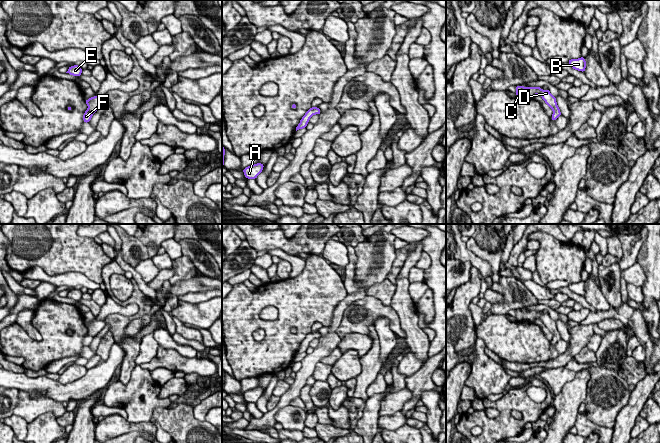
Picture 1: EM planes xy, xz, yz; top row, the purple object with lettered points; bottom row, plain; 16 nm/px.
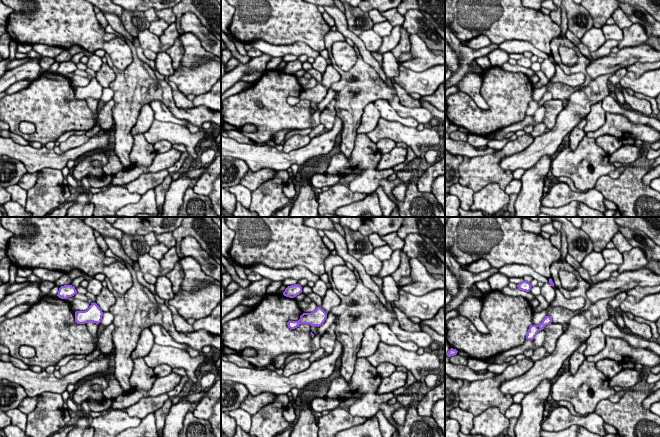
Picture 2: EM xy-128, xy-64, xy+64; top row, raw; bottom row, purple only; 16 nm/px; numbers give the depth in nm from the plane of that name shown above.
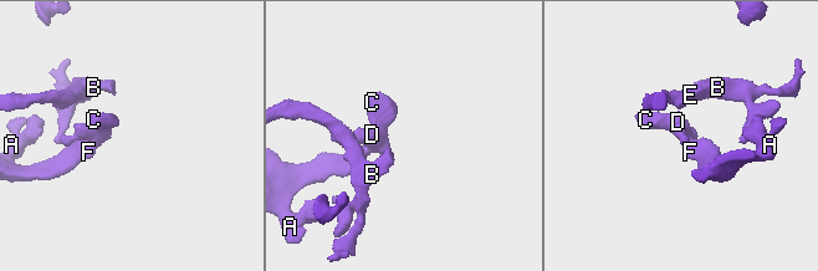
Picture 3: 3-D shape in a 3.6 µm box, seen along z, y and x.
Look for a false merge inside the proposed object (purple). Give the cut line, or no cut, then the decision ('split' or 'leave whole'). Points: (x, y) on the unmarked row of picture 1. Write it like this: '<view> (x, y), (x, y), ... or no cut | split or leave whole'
no cut | leave whole

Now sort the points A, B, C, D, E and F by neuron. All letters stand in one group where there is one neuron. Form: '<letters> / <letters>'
A B C D E F

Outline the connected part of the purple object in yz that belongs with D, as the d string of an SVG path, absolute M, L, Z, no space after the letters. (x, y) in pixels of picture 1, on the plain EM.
M517 309L516 311L516 320L517 321L530 321L533 322L535 319L540 319L545 327L553 334L551 341L552 345L555 345L559 340L561 340L561 335L557 329L556 321L554 321L549 313L543 314L541 311L524 311Z

